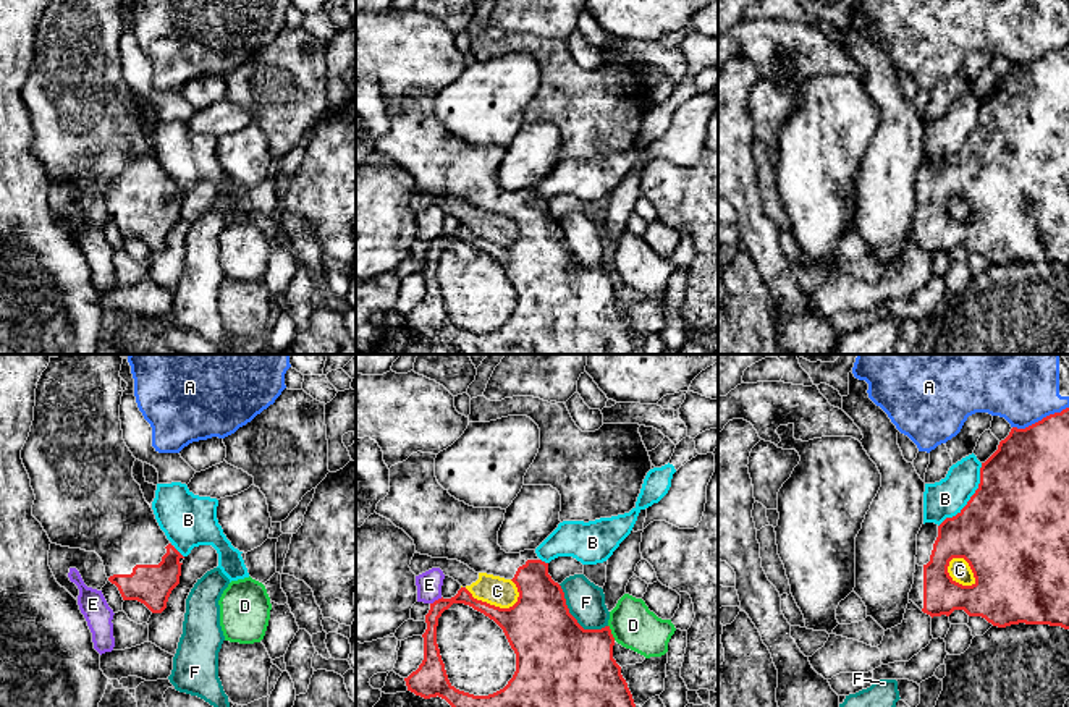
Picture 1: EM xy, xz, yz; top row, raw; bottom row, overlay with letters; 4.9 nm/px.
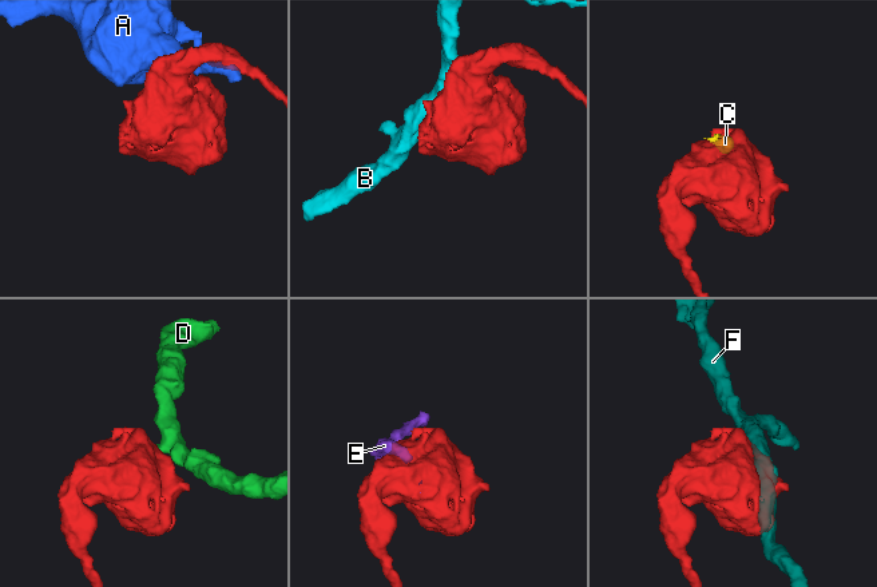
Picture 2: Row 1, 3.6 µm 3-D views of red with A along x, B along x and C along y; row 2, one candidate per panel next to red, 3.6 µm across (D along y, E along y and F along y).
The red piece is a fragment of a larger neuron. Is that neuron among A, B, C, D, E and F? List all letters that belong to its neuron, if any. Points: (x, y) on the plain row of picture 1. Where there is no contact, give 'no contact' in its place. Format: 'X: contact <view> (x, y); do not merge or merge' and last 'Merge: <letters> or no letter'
A: contact yz (1042, 57); do not merge
B: contact yz (971, 135); do not merge
C: contact yz (954, 219); do not merge
D: contact xz (610, 270); do not merge
E: contact xz (435, 238); do not merge
F: contact xz (574, 256); do not merge
Merge: no letter

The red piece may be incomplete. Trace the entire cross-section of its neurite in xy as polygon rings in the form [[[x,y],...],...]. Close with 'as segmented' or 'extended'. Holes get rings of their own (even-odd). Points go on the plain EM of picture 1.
[[[49,0],[37,19],[34,58],[21,97],[36,133],[32,154],[50,180],[95,189],[123,238],[137,238],[162,251],[180,222],[184,194],[160,167],[133,115],[136,95],[123,78],[120,58],[121,2]]]; extended

